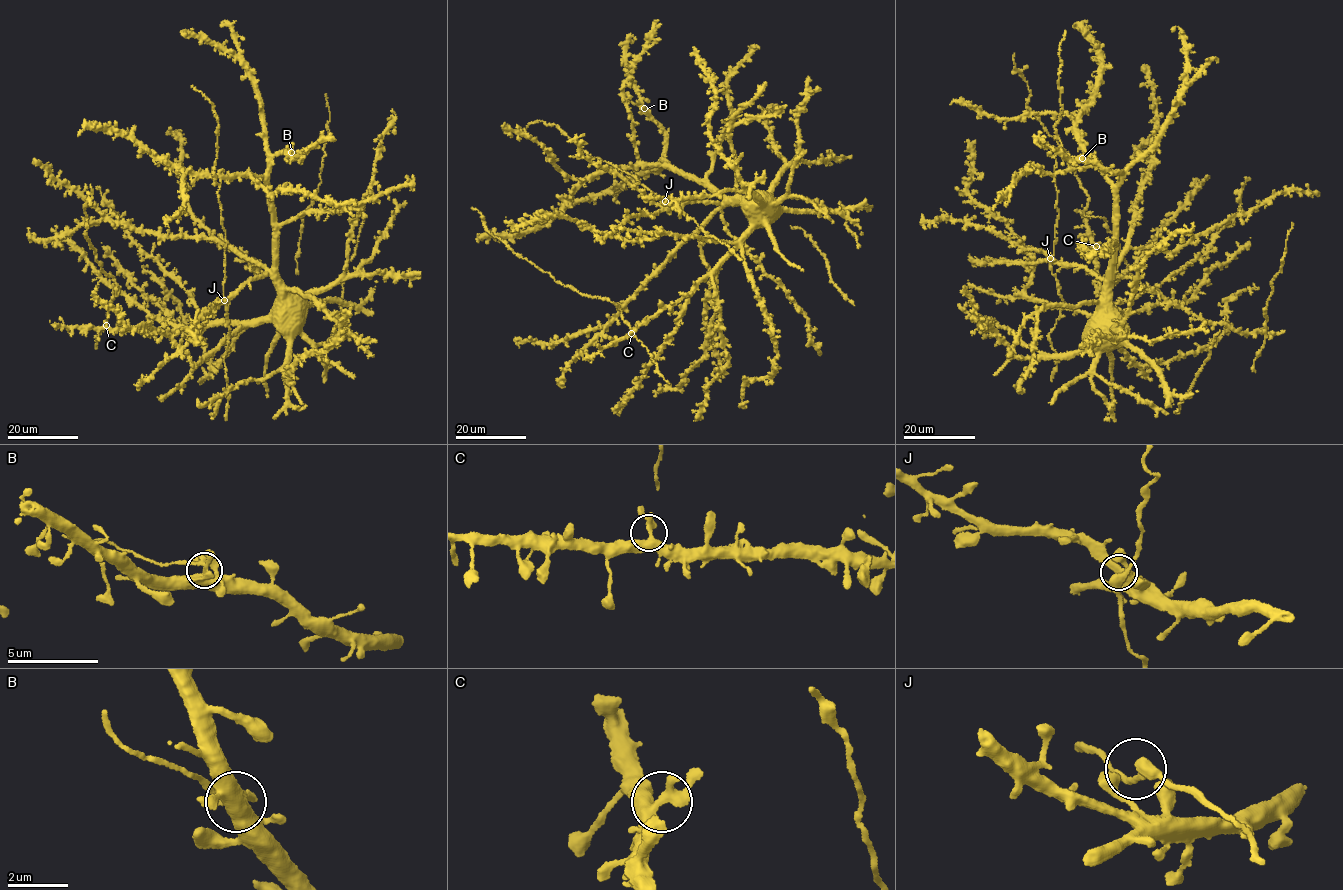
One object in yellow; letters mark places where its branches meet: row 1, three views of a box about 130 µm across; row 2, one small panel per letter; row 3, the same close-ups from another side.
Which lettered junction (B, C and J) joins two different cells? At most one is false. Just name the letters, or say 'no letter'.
B

